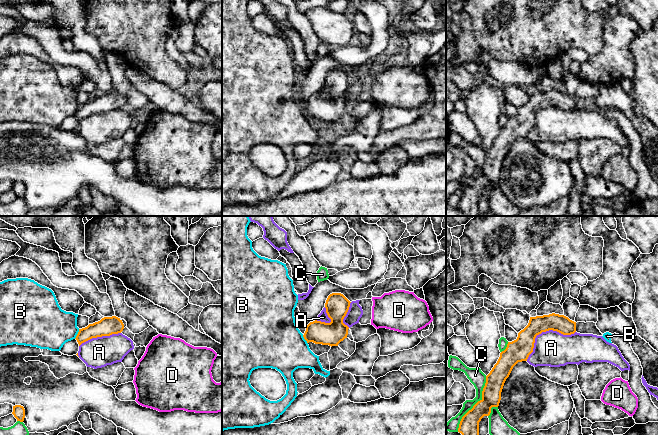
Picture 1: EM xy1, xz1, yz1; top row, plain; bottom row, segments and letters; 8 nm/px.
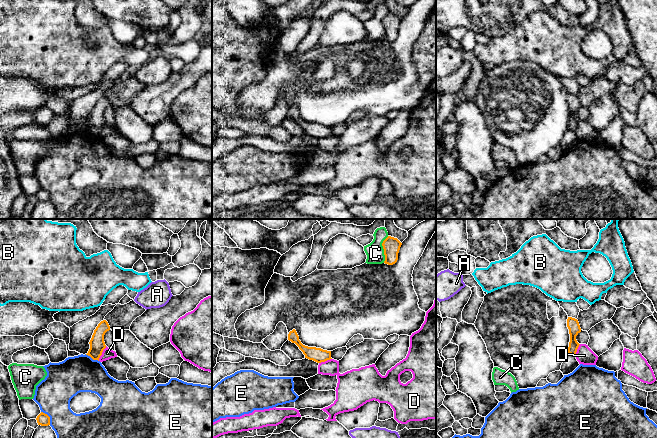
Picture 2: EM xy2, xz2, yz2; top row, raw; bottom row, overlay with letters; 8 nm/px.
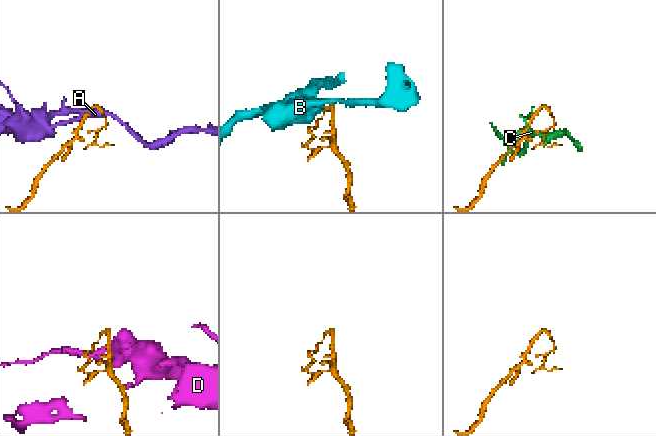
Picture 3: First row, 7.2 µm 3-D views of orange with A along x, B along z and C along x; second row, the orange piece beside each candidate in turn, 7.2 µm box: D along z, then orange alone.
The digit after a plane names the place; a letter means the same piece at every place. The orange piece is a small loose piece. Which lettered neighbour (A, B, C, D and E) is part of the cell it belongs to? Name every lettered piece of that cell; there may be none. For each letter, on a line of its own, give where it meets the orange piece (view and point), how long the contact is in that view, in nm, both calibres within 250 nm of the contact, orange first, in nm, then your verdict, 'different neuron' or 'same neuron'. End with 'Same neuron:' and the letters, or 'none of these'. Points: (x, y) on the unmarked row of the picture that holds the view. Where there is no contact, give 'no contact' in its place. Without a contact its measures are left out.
A: yz1 (543, 107) | 460 nm | 180/280 nm | different neuron
B: xy1 (77, 110) | 90 nm | 150/360 nm | different neuron
C: yz1 (475, 180) | 500 nm | 160/120 nm | different neuron
D: xy2 (101, 129) | 140 nm | 120/90 nm | different neuron
E: xy2 (49, 193) | 130 nm | 100/300 nm | different neuron
Same neuron: none of these

